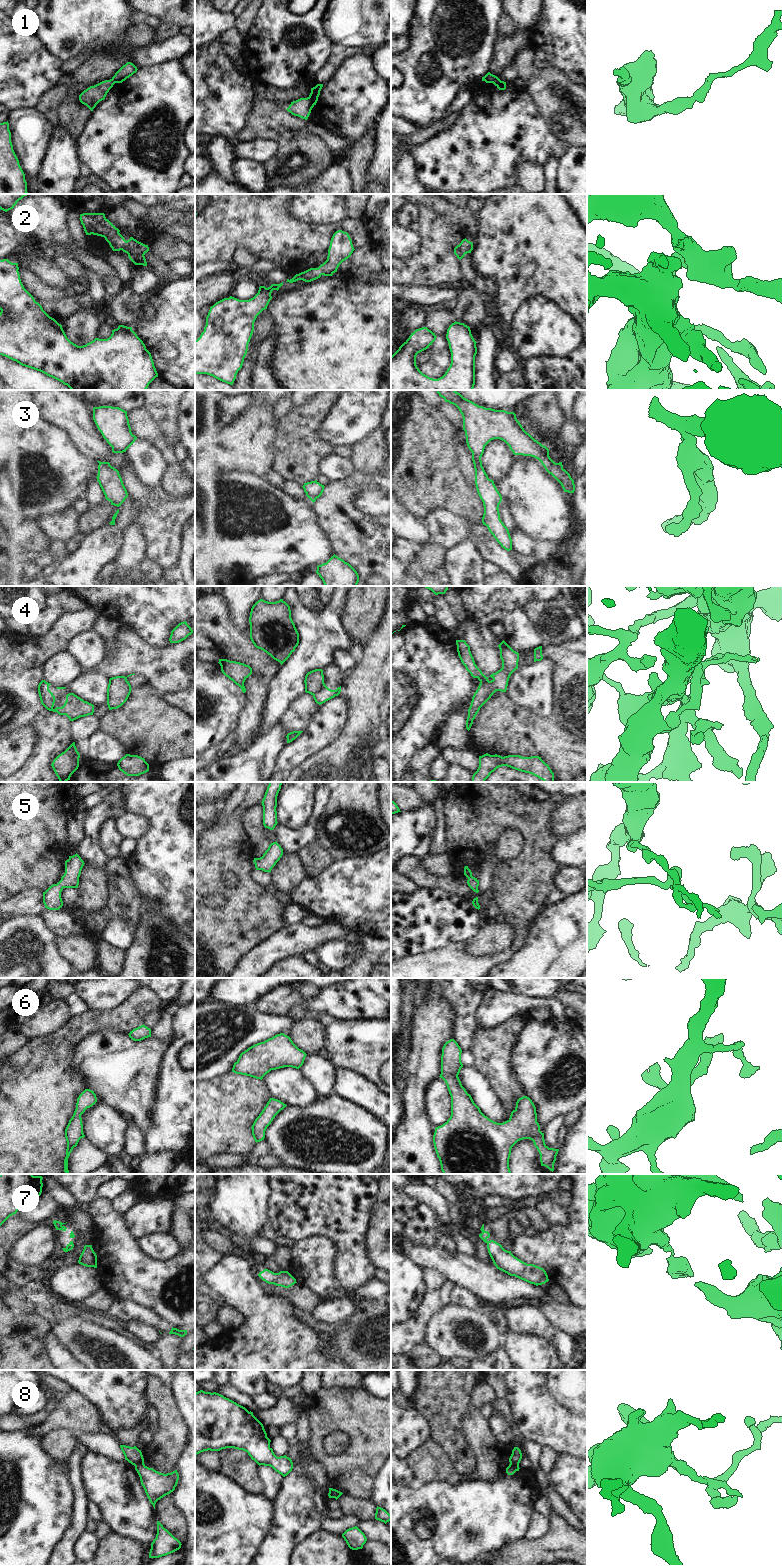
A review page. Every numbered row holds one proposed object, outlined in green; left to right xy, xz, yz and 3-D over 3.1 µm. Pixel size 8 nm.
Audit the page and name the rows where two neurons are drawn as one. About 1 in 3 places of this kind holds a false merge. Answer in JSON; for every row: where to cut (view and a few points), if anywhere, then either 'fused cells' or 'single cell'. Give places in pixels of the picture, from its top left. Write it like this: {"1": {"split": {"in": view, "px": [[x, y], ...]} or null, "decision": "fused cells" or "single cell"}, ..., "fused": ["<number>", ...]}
{"1": {"split": {"in": "xz", "px": [[308, 97], [313, 106]]}, "decision": "fused cells"}, "2": {"split": null, "decision": "single cell"}, "3": {"split": null, "decision": "single cell"}, "4": {"split": {"in": "yz", "px": [[478, 678], [481, 681], [488, 681], [496, 690]]}, "decision": "fused cells"}, "5": {"split": null, "decision": "single cell"}, "6": {"split": null, "decision": "single cell"}, "7": {"split": null, "decision": "single cell"}, "8": {"split": {"in": "xy", "px": [[143, 1461], [134, 1465]]}, "decision": "fused cells"}, "fused": ["1", "4", "8"]}

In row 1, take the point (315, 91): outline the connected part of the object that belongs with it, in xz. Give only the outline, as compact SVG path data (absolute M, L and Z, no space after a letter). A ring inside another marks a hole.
M317 84L315 87L311 88L309 99L311 100L311 103L313 104L313 106L316 105L318 101L318 97L320 95L320 91L322 87L323 87L323 84Z

